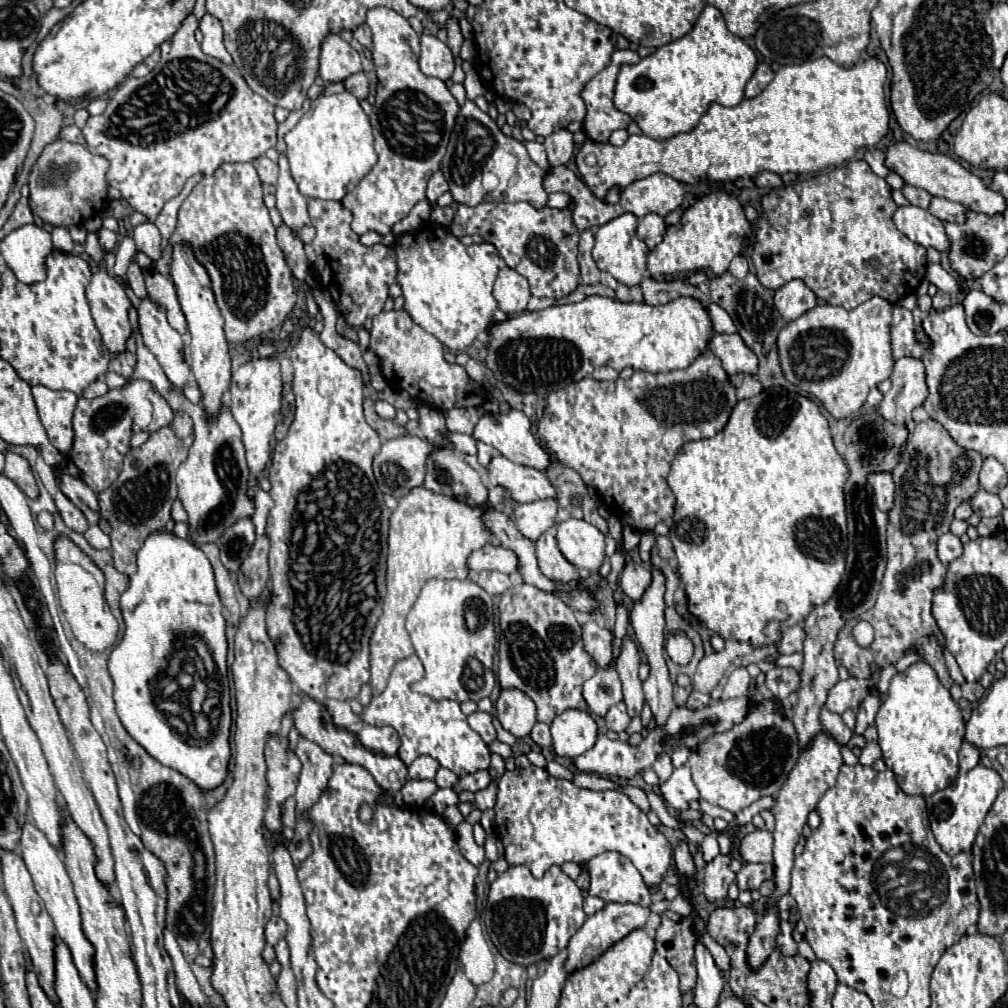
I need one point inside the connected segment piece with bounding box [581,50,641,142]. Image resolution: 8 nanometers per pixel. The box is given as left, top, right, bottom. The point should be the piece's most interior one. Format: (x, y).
(602, 118)

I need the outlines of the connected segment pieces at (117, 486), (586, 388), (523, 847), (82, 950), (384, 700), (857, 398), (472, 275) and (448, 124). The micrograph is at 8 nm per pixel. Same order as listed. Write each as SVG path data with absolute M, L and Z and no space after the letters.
M173 424L163 426L157 432L151 432L145 444L129 450L119 478L107 490L97 494L101 506L99 528L111 538L111 554L119 572L133 576L137 570L137 550L143 546L145 538L151 532L163 530L163 526L167 524L171 516L171 504L177 498L177 464L181 464L187 458L191 444L193 434L187 438L179 438Z
M709 352L709 356L701 354L689 368L683 368L683 370L669 370L669 372L657 372L657 374L651 374L651 372L633 372L633 376L629 380L623 380L623 378L617 378L617 380L611 380L611 382L605 382L605 380L595 380L591 376L579 380L579 382L573 382L571 386L563 388L563 390L557 390L557 392L551 392L549 398L547 398L547 406L545 406L545 412L537 424L537 436L539 436L539 442L541 446L545 446L545 450L549 454L555 454L555 458L559 458L559 462L563 462L563 466L567 468L573 468L575 472L579 472L579 476L583 478L583 482L591 488L597 490L603 506L615 514L619 520L625 520L621 522L623 526L629 526L633 530L639 530L639 532L647 532L647 530L653 530L659 522L667 520L673 516L673 510L675 510L675 494L671 492L671 488L667 486L667 474L669 474L669 466L677 454L677 450L685 444L685 442L691 442L691 440L703 440L703 438L711 438L715 436L719 430L723 430L723 426L727 424L729 420L729 414L733 410L733 406L737 404L737 394L735 394L735 386L729 382L729 376L727 372L723 370L719 358L715 358L715 354Z
M529 766L525 770L505 770L497 780L497 802L493 812L505 830L507 864L527 864L535 878L541 878L553 864L583 864L605 850L627 856L641 872L647 886L661 884L671 866L671 844L629 796L611 790L593 792L577 788L571 780L555 778L545 768Z
M31 822L23 826L23 836L21 836L21 856L27 864L27 870L33 876L35 882L35 890L37 894L43 898L45 908L51 916L51 920L55 922L57 928L57 936L59 940L69 948L71 956L73 956L73 964L81 976L81 980L87 984L87 988L91 992L97 990L97 982L95 982L95 964L93 964L93 956L95 956L95 948L91 946L91 942L85 938L83 928L81 928L81 916L79 916L79 904L77 898L73 894L73 884L71 878L57 854L57 850L47 842L45 834L41 830L37 830Z
M413 654L409 658L403 658L395 664L387 688L373 696L371 702L363 708L359 718L365 724L375 726L391 726L397 730L401 746L397 750L397 756L409 766L417 756L427 754L433 756L443 768L453 770L459 778L477 772L481 768L489 768L489 748L479 738L475 730L467 724L467 716L461 712L459 702L455 700L433 700L425 694L419 694L411 690L413 682L419 682L423 678L423 664Z
M873 296L853 310L823 304L789 322L777 338L785 378L803 392L813 394L835 418L853 416L869 390L887 380L893 370L891 356L891 310L893 304Z
M425 222L417 226L415 230L409 230L401 234L395 240L395 254L397 254L397 284L403 290L405 300L405 312L413 318L417 326L421 326L425 332L433 334L443 346L447 346L451 352L463 352L471 342L487 330L493 312L497 310L497 300L493 298L491 290L501 266L501 258L493 244L461 244L459 238L451 234L449 228Z
M377 6L367 10L367 26L373 34L373 62L379 78L371 112L379 160L343 198L343 206L351 210L351 228L357 234L369 230L389 234L393 224L403 220L419 200L425 200L427 180L439 170L459 106L443 80L425 76L419 70L419 34L407 18L391 8Z

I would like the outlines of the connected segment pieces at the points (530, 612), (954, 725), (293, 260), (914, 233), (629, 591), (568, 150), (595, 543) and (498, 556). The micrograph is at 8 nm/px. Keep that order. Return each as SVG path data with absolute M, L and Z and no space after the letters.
M529 584L513 586L501 596L499 624L497 680L503 690L523 690L537 706L537 720L545 724L551 724L557 714L569 708L587 710L581 688L583 682L597 672L597 668L583 648L581 626L573 610L559 596Z
M919 660L891 678L887 700L881 704L875 718L875 728L883 762L895 772L897 784L905 794L927 798L947 788L957 776L957 752L963 744L965 722L957 702L927 662Z
M287 224L277 226L277 242L279 242L279 248L285 254L285 262L287 262L289 270L293 272L293 276L299 282L303 282L307 272L309 272L309 264L307 264L307 256L305 256L305 250L303 250L303 242L299 240L299 236Z
M899 206L893 214L893 222L899 232L921 246L933 246L939 252L949 250L949 238L945 224L919 206Z
M627 562L621 576L619 576L619 588L631 598L639 600L647 586L651 584L651 572L643 564L637 562Z
M559 130L553 132L551 136L545 138L545 148L547 148L547 156L549 156L549 164L555 166L563 166L569 162L569 158L573 156L573 134L569 130Z
M565 520L557 526L561 554L579 570L597 572L605 558L605 536L585 520Z
M485 544L483 548L475 550L469 558L467 558L467 566L471 570L471 574L479 574L481 570L499 570L505 574L513 574L517 572L517 556L507 550L507 548L495 548L491 544Z

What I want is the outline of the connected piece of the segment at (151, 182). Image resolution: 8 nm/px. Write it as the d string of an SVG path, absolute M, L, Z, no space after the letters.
M189 14L173 38L161 44L161 60L157 66L143 78L129 76L111 94L105 112L91 116L83 128L89 152L109 160L109 186L117 188L147 222L155 222L163 204L175 198L183 190L185 180L193 174L213 174L225 162L253 162L277 142L273 104L255 94L233 66L201 52L195 40L197 26L197 18Z

